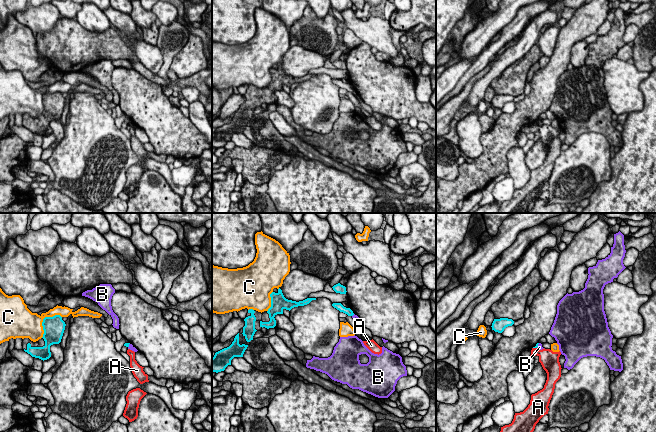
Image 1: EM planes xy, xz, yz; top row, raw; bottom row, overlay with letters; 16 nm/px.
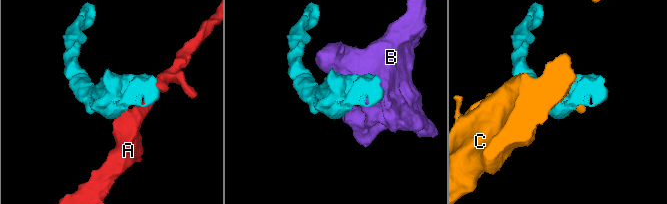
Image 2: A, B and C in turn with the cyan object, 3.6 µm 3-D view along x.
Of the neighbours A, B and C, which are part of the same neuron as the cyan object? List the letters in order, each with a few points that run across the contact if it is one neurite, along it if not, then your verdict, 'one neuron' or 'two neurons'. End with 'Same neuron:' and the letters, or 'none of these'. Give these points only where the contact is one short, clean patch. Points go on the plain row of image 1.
A: yz (533, 123), (536, 124) | two neurons
B: yz (539, 119), (536, 123) | two neurons
C: two neurons
Same neuron: none of these

